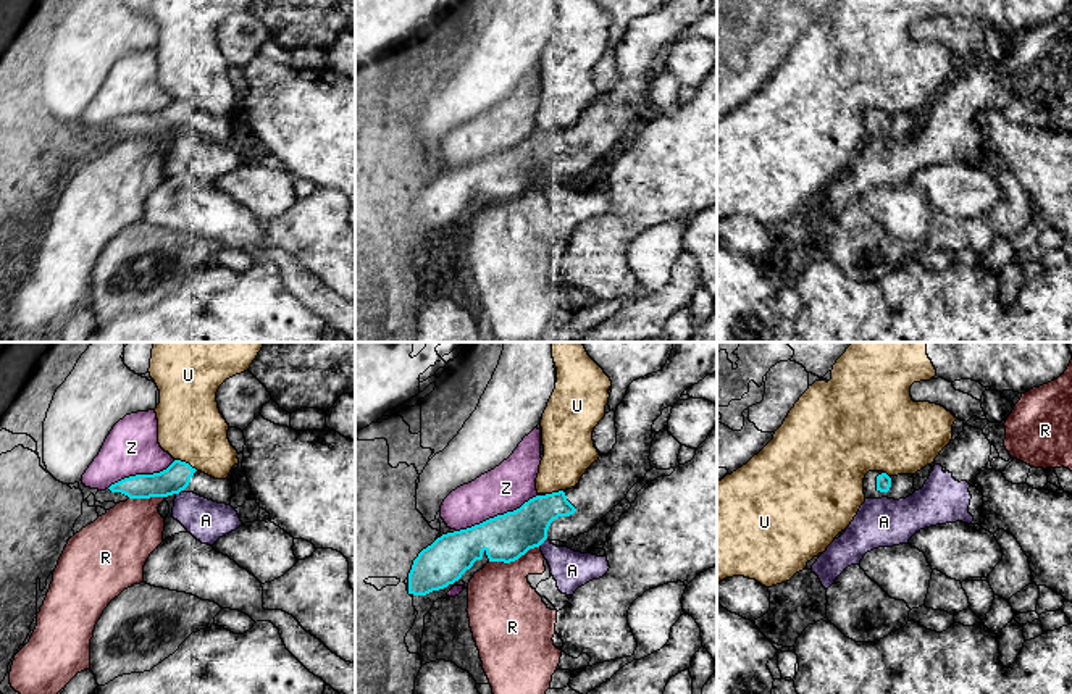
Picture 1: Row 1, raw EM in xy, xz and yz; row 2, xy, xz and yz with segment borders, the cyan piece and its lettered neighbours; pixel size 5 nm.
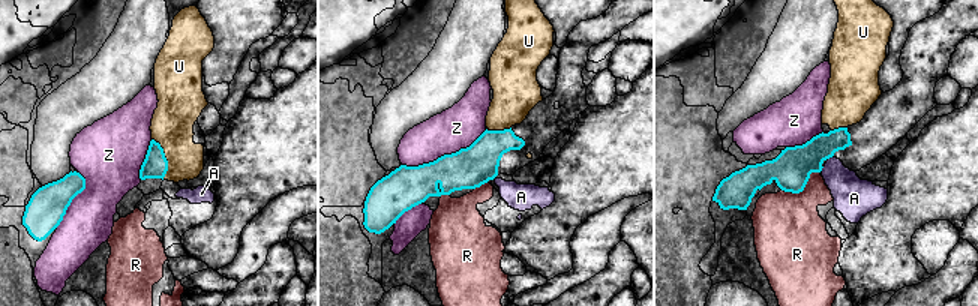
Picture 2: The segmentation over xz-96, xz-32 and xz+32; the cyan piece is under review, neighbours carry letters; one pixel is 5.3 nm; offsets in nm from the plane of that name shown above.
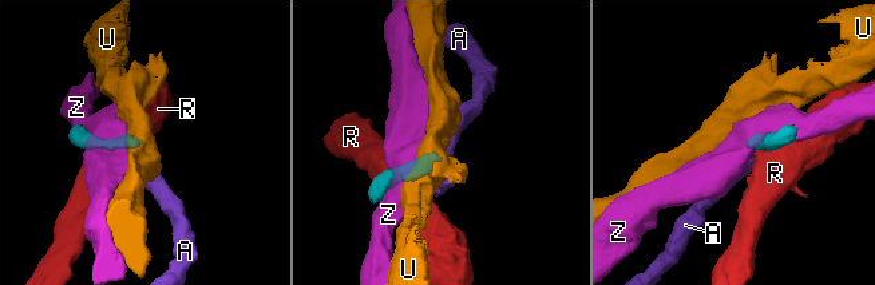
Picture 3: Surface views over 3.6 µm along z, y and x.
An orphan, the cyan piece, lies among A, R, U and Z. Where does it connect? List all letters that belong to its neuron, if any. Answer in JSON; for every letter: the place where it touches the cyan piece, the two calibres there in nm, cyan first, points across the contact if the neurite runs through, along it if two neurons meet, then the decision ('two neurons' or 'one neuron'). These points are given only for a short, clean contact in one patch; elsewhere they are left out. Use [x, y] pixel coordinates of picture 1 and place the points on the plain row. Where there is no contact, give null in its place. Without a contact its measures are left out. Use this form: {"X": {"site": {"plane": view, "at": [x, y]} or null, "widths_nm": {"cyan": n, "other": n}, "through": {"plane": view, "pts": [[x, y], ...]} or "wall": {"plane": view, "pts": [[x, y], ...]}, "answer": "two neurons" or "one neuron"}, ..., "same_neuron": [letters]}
{"A": {"site": {"plane": "xz", "at": [541, 181]}, "widths_nm": {"cyan": 240, "other": 190}, "answer": "two neurons"}, "R": {"site": {"plane": "xz", "at": [514, 199]}, "widths_nm": {"cyan": 240, "other": 360}, "wall": {"plane": "xz", "pts": [[538, 184], [514, 199], [489, 200]]}, "answer": "two neurons"}, "U": {"site": {"plane": "xy", "at": [184, 100]}, "widths_nm": {"cyan": 140, "other": 320}, "answer": "two neurons"}, "Z": {"site": {"plane": "xz", "at": [498, 154]}, "widths_nm": {"cyan": 240, "other": 240}, "answer": "two neurons"}, "same_neuron": []}

